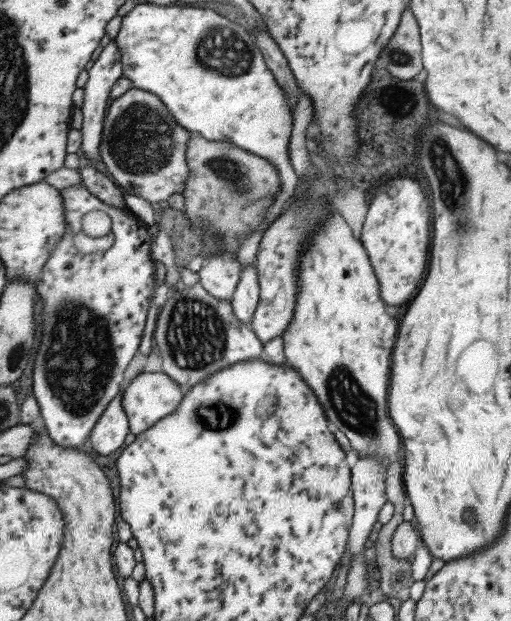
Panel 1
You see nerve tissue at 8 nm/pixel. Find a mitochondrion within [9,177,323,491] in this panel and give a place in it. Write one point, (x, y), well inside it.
(80, 360)

